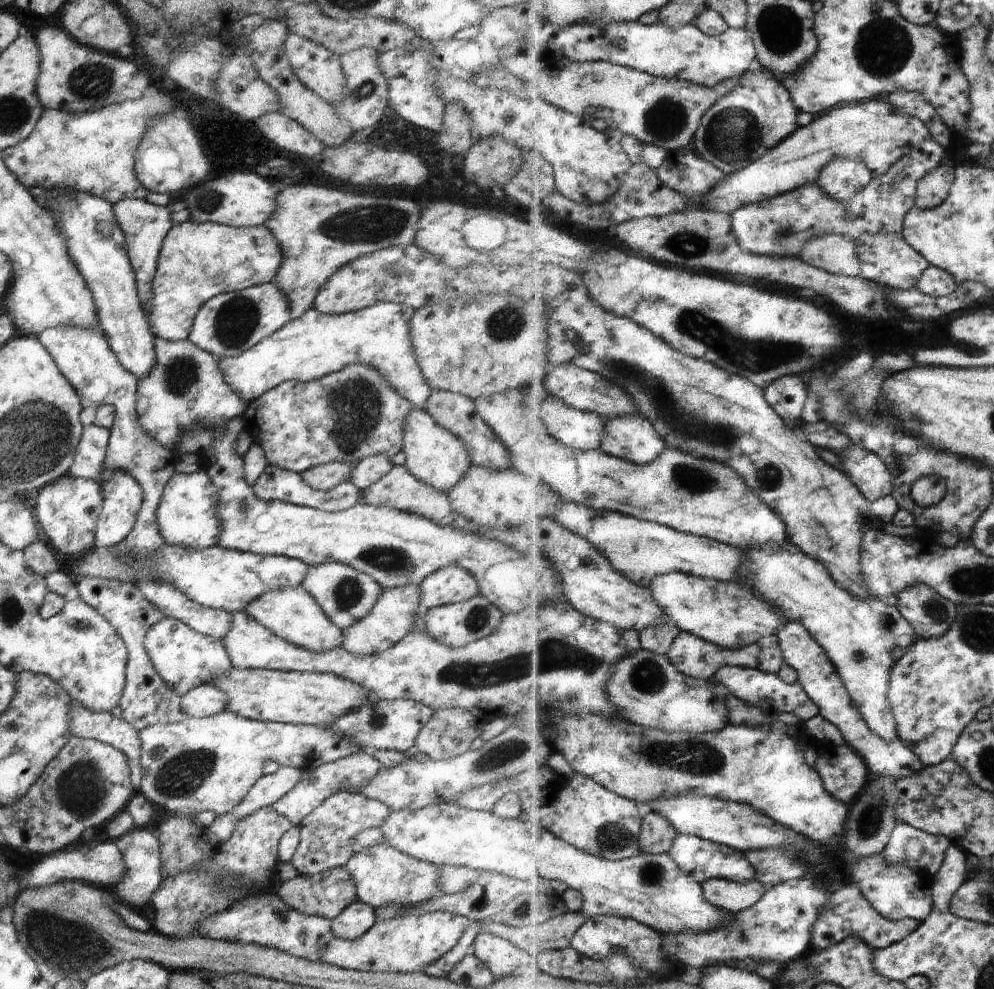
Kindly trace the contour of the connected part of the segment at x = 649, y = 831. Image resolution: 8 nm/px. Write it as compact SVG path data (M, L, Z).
M652 810L644 818L642 852L655 855L670 853L679 834L678 829L663 814Z

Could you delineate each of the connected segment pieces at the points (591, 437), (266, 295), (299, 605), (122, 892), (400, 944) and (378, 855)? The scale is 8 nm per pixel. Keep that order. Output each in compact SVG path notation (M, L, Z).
M552 394L543 402L543 417L549 431L572 449L602 449L610 418L580 410Z
M274 283L222 293L212 297L198 309L189 339L198 348L220 359L237 357L282 328L290 320L289 312L288 299Z
M302 585L263 594L253 600L244 611L275 635L300 648L325 653L343 646L343 632L324 614L314 597Z
M134 827L127 834L114 839L114 842L123 856L127 871L123 876L124 884L116 884L112 890L120 901L130 905L133 909L147 912L149 898L159 889L164 879L161 876L161 852L158 835L145 827Z
M430 911L378 921L366 934L354 940L334 937L321 951L323 963L359 971L414 973L448 954L462 938L467 918L448 911Z
M386 843L356 850L344 868L353 880L358 901L373 909L387 904L412 905L440 894L439 868L435 864L412 858Z

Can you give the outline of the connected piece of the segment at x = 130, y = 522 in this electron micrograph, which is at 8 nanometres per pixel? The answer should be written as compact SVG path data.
M114 473L107 481L100 483L103 496L102 510L94 529L95 547L105 548L120 544L133 529L138 511L143 503L142 487L128 473Z

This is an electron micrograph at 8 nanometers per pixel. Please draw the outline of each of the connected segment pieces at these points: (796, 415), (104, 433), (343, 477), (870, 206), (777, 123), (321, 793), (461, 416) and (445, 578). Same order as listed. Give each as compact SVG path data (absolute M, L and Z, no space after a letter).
M800 375L782 377L765 390L768 402L792 427L804 421L803 412L809 393L810 390Z
M94 423L83 426L70 475L94 480L103 471L110 431Z
M334 461L307 468L299 472L299 477L310 488L327 491L341 482L348 481L352 467L353 464Z
M930 137L922 146L913 148L910 154L901 158L883 177L874 178L870 186L860 191L850 201L840 201L829 195L819 184L796 189L791 193L781 194L779 197L761 203L751 204L738 209L733 216L733 225L740 244L745 251L756 255L769 257L800 257L804 247L815 238L837 234L846 235L858 240L863 234L877 235L880 233L902 233L908 214L917 206L920 181L933 170L936 170L945 160L947 150L934 138Z
M768 69L758 72L750 70L731 93L723 96L704 115L700 128L697 130L693 148L702 157L720 167L720 170L723 170L727 175L731 175L746 169L765 154L770 153L772 149L778 147L781 142L786 141L788 137L791 137L801 127L800 113L791 90L788 90L788 87L774 76L772 71Z
M356 753L333 763L307 769L296 786L273 804L274 810L278 814L288 817L292 825L300 826L305 816L308 816L317 806L320 806L320 803L332 795L346 791L360 794L365 785L372 782L382 767L375 753Z
M431 390L425 410L440 426L464 442L464 448L468 451L472 463L492 470L512 468L509 452L494 431L476 414L471 398L450 391Z
M444 567L429 574L420 584L420 609L467 601L479 594L479 586L472 574L463 568Z

